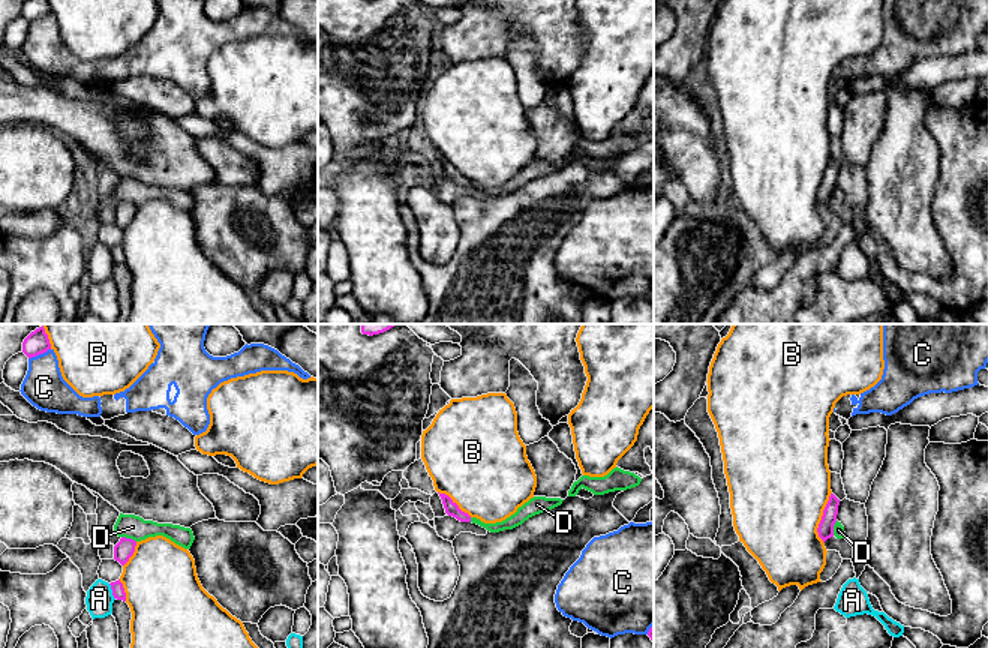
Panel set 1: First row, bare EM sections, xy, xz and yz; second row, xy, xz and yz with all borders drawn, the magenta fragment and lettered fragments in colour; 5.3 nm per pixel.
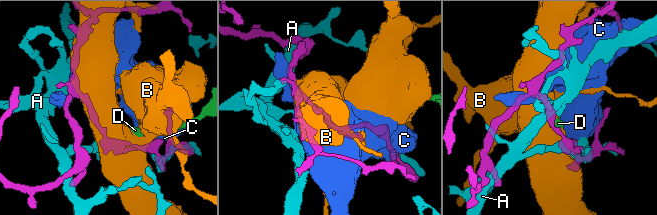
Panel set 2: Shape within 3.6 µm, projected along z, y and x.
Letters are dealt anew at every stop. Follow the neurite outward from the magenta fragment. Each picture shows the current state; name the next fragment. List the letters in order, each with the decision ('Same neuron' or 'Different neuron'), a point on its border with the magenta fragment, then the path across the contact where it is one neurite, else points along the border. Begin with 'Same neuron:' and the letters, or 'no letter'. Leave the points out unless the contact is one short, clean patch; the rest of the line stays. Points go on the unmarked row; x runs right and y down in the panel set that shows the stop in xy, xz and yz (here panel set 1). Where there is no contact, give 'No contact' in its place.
Same neuron: no letter
A: Different neuron. Touches magenta at xy (113, 255)
B: Different neuron. Touches magenta at yz (822, 182)
C: Different neuron. Touches magenta at xy (39, 17)
D: Different neuron. Touches magenta at xy (129, 203). Boundary: xy (122, 200), (131, 201), (135, 206)

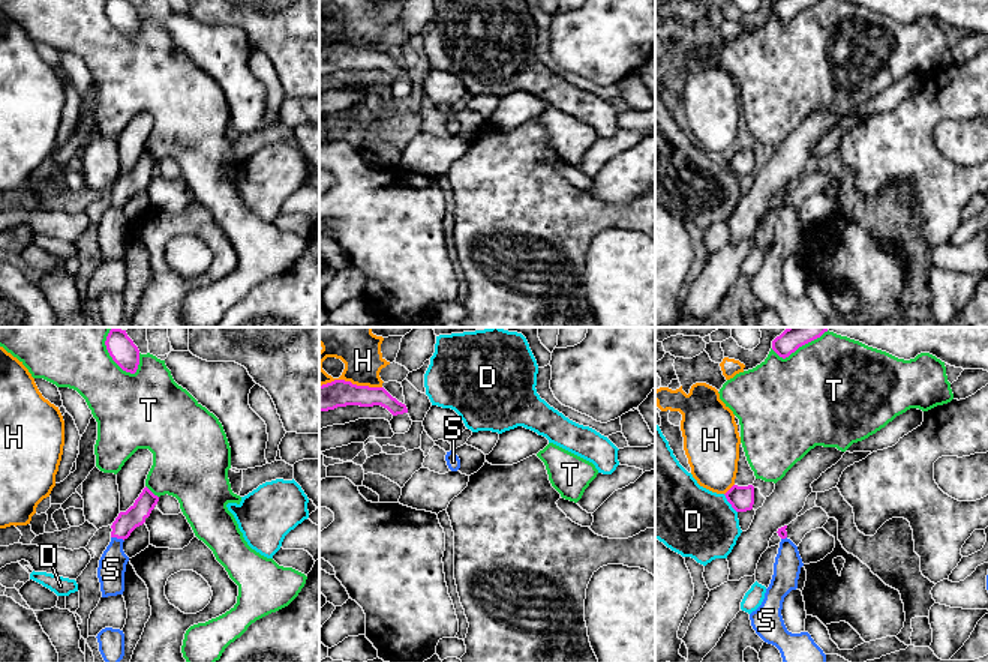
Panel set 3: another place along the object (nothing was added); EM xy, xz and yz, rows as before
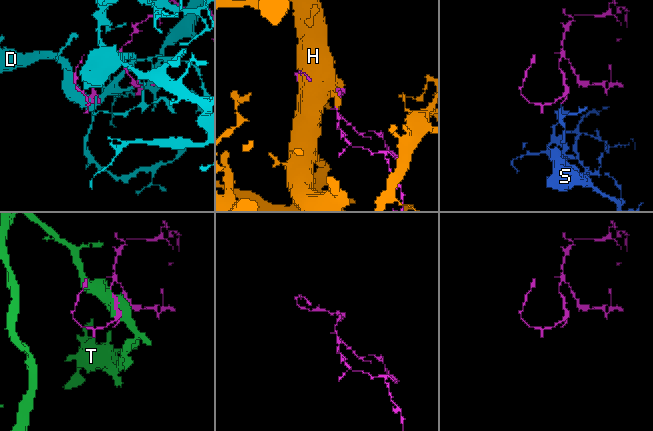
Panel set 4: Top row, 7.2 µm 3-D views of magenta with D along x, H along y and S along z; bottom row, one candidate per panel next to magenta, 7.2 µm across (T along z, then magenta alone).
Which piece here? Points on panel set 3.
Same neuron: S
D: Different neuron. Touches magenta at yz (729, 165)
H: Different neuron. Touches magenta at xz (350, 45)
S: Same neuron. Touches magenta at xy (117, 201). Path across: xy (135, 179), (117, 201), (111, 233)
T: Different neuron. Touches magenta at xy (113, 23)

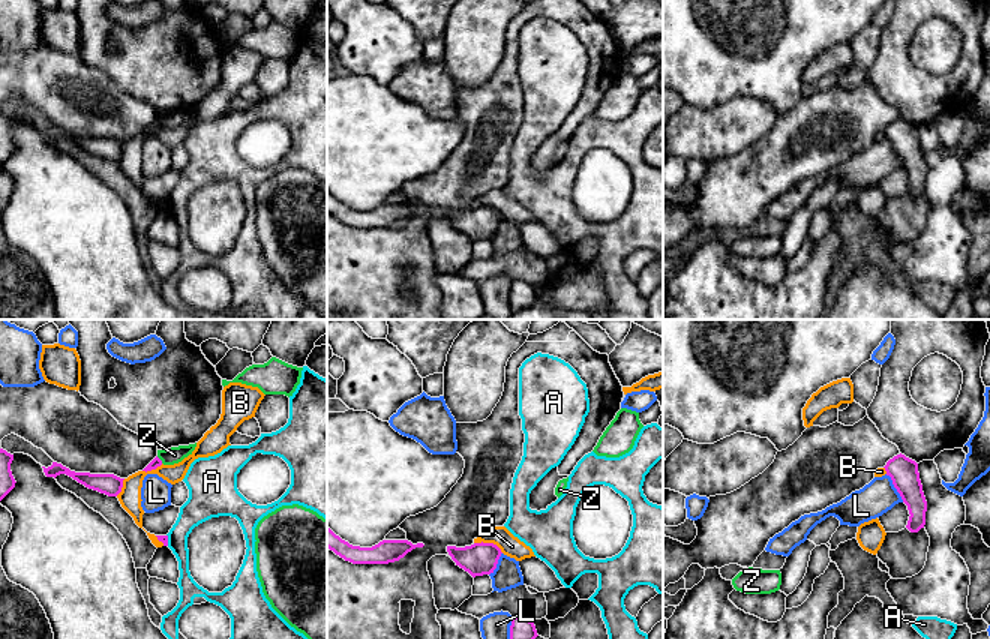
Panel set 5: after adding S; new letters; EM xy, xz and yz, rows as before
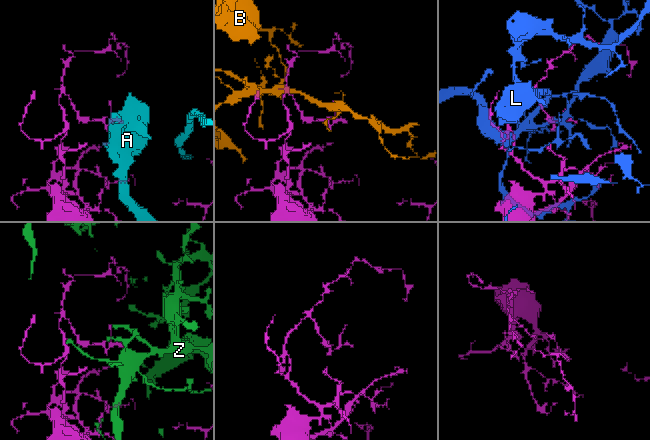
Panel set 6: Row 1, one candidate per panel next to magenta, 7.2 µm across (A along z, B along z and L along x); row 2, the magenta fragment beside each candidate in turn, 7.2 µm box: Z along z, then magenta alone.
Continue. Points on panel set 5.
Same neuron: no letter
A: Different neuron. Touches magenta at xy (167, 204)
B: Different neuron. Touches magenta at xz (489, 207)
L: Different neuron. Touches magenta at xz (510, 296)
Z: Different neuron. Touches magenta at xy (159, 123)

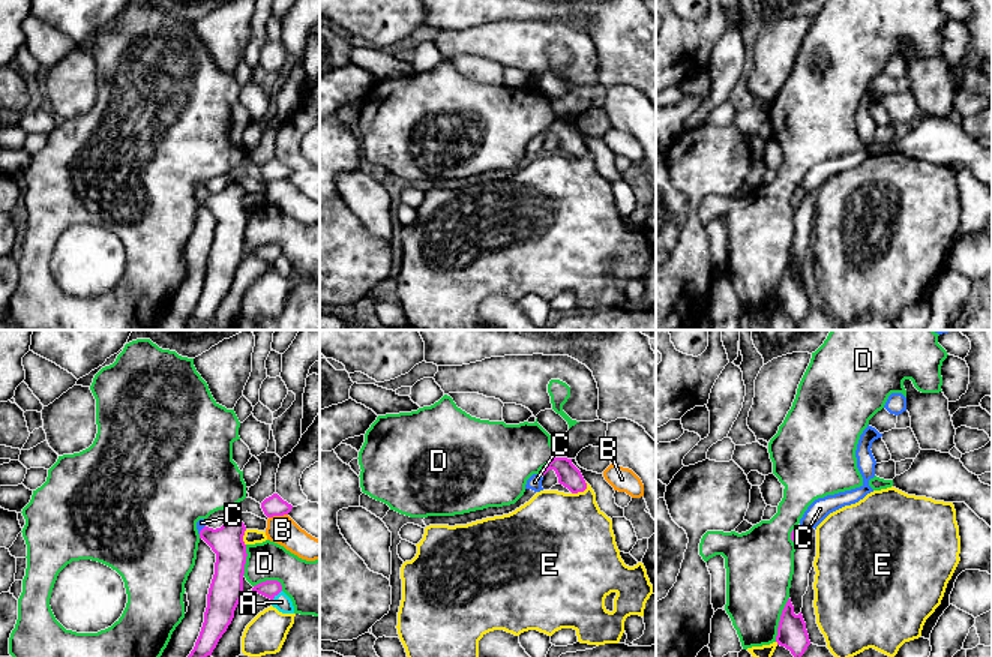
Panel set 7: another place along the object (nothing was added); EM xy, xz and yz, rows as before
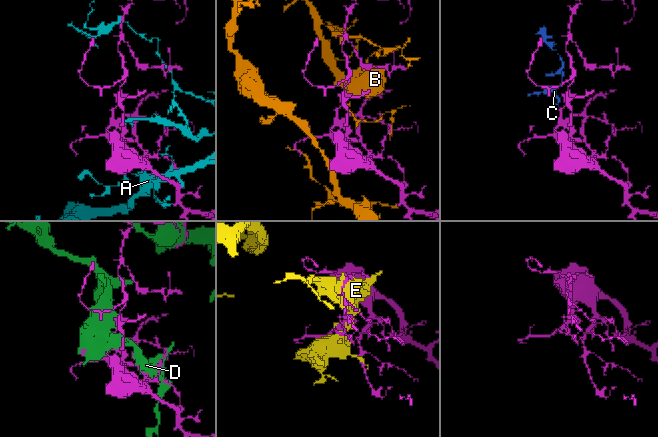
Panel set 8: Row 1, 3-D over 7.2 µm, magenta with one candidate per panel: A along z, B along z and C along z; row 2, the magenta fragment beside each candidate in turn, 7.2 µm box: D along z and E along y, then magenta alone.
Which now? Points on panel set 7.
Same neuron: C
A: Different neuron. Touches magenta at xy (276, 258)
B: Different neuron. Touches magenta at xy (278, 179)
C: Same neuron. Touches magenta at yz (802, 192). Path across: yz (797, 197), (802, 192), (820, 173)
D: Different neuron. Touches magenta at yz (781, 284)
E: Different neuron. Touches magenta at xz (581, 155)

